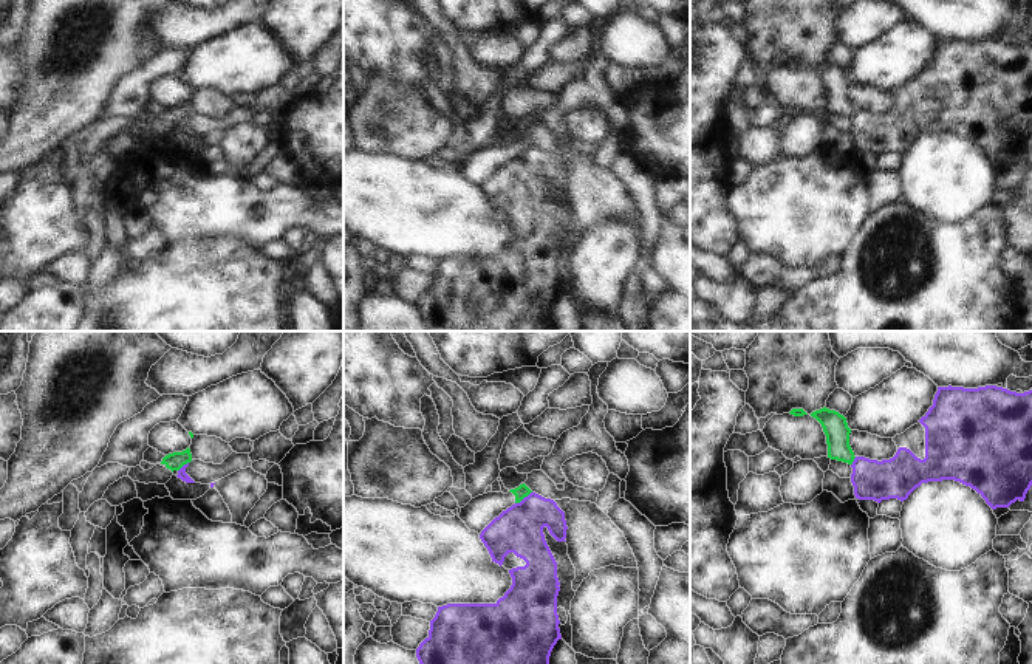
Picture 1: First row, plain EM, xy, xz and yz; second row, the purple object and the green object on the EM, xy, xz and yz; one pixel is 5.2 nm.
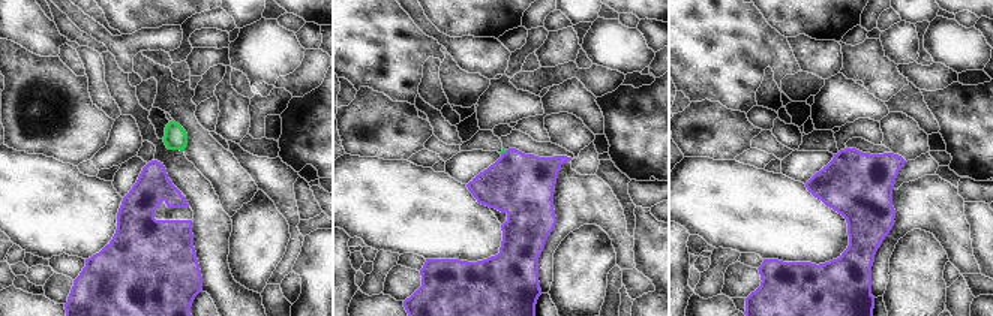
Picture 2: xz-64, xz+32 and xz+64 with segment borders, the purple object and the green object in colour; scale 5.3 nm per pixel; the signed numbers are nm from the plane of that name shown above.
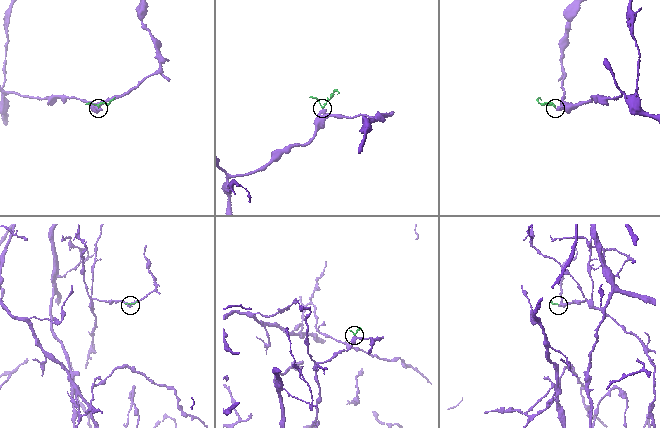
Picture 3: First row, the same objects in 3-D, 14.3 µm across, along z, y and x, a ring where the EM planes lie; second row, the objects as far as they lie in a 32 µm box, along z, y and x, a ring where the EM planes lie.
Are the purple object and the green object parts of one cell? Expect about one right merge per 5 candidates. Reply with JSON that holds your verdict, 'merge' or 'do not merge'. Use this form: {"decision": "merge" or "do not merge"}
{"decision": "do not merge"}

